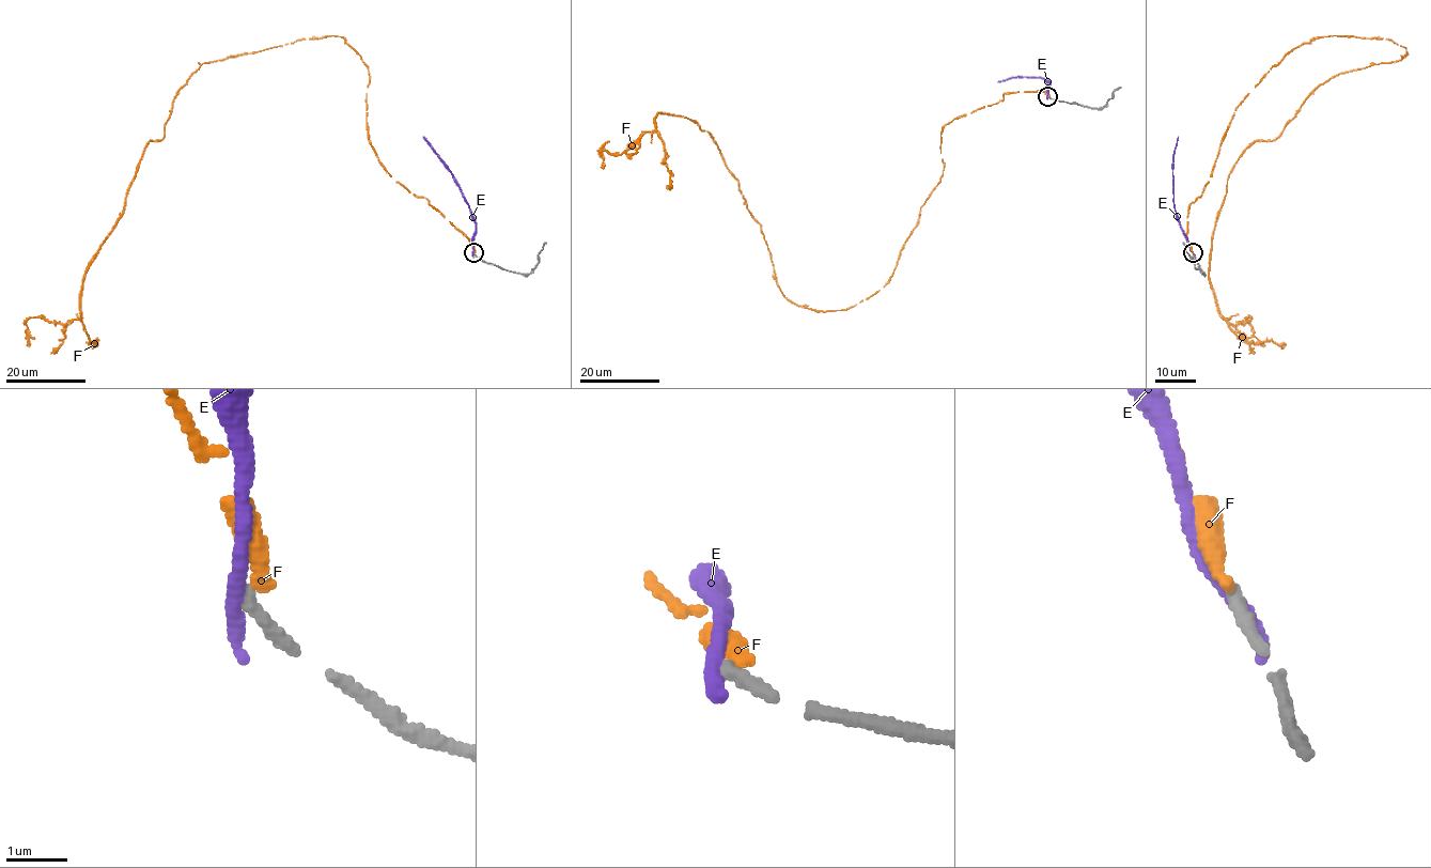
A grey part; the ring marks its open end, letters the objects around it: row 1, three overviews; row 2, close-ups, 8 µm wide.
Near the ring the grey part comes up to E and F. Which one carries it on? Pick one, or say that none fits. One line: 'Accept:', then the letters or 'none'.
Accept: none

